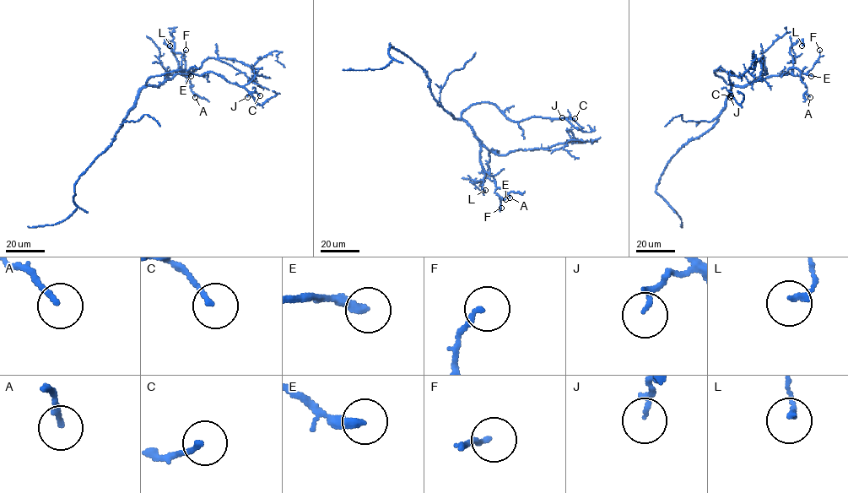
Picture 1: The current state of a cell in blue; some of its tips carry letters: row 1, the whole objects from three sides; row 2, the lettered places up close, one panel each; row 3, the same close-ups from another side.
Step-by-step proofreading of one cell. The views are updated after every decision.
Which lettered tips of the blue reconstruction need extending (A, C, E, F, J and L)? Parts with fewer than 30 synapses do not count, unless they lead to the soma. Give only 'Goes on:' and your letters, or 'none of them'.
Goes on: none of them

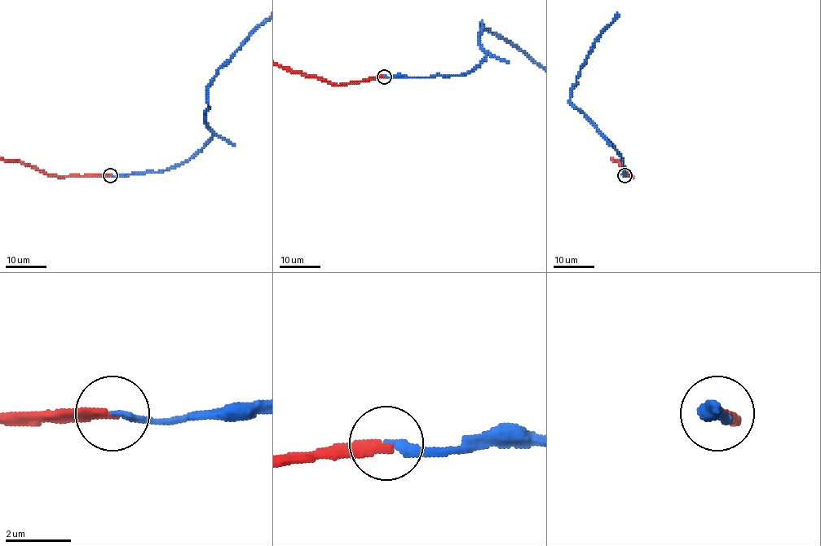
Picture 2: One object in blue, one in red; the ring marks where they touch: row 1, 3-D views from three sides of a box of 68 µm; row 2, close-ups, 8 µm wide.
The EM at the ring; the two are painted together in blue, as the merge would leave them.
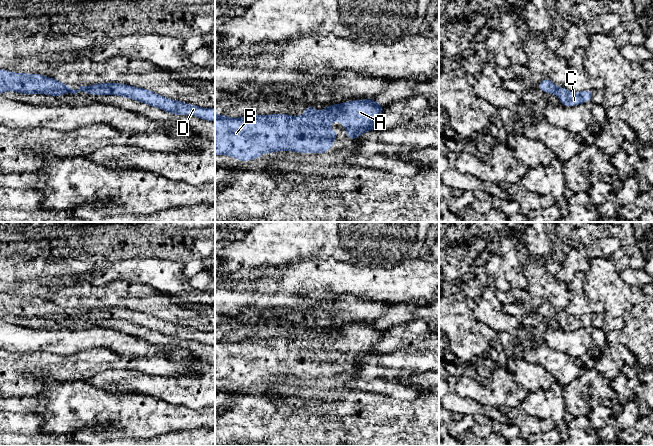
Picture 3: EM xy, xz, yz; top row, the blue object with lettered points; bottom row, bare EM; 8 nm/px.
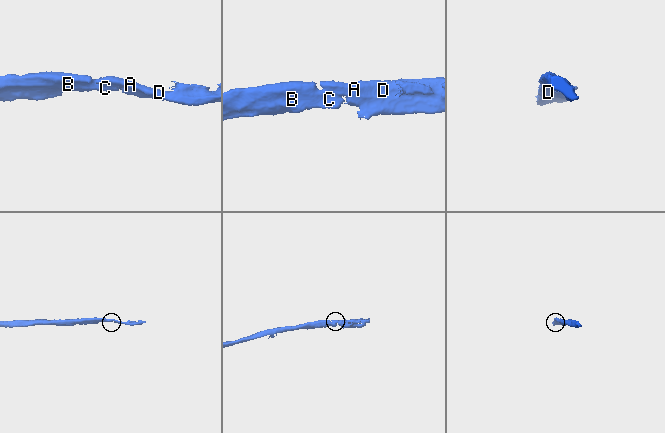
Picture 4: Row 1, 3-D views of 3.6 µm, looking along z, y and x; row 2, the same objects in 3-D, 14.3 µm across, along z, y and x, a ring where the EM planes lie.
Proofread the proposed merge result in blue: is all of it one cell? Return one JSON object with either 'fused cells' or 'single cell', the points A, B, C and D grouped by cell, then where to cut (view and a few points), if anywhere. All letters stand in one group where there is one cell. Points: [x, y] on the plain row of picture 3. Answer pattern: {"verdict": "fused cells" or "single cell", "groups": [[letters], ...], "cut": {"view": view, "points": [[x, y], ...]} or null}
{"verdict": "single cell", "groups": [["A", "B", "C", "D"]], "cut": null}

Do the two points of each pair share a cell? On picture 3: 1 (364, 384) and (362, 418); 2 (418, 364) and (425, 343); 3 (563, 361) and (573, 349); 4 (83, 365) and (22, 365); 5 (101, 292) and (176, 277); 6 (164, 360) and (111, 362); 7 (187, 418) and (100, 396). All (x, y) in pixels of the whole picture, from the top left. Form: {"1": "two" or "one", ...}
{"1": "two", "2": "two", "3": "two", "4": "one", "5": "two", "6": "one", "7": "one"}

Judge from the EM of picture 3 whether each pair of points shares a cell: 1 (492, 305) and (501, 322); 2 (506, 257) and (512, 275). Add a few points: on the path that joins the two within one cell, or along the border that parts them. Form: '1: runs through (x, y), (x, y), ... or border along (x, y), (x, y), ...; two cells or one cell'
1: runs through (492, 309), (492, 313), (497, 318); one cell
2: runs through (508, 261), (509, 271); one cell

